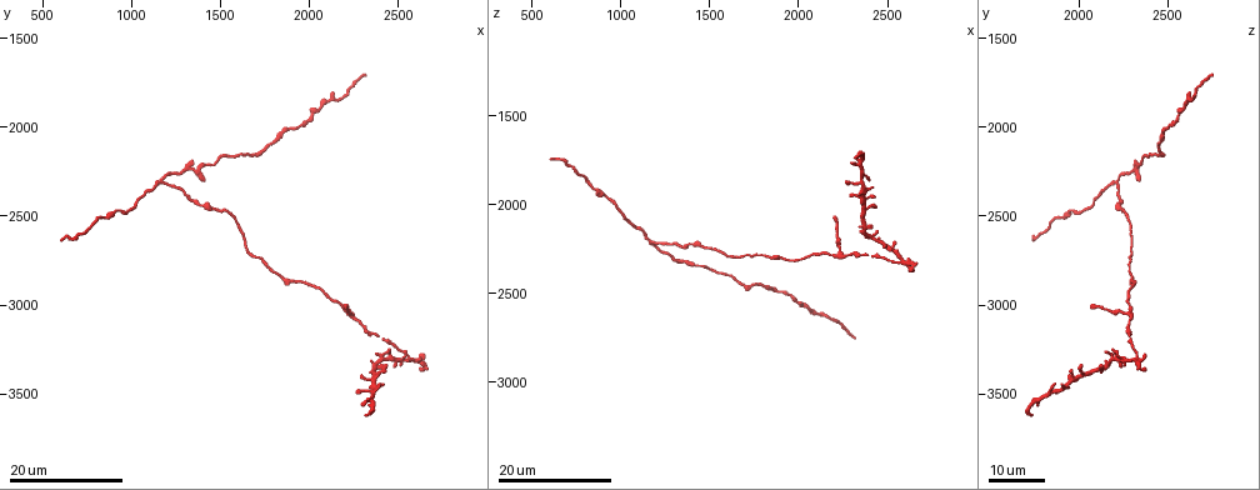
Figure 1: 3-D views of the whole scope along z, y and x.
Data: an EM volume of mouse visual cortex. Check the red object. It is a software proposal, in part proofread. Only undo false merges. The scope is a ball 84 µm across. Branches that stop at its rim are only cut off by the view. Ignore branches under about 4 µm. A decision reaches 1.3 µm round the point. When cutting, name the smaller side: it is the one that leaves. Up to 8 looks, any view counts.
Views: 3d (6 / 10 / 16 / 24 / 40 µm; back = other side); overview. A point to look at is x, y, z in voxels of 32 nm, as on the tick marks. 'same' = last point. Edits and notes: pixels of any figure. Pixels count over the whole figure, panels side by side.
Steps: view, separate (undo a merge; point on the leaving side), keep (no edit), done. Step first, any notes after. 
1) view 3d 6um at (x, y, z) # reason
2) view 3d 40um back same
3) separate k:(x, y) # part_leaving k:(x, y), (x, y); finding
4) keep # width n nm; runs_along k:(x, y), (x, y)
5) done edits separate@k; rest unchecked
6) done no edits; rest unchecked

view 3d 24um at (2220, 3060, 2280)

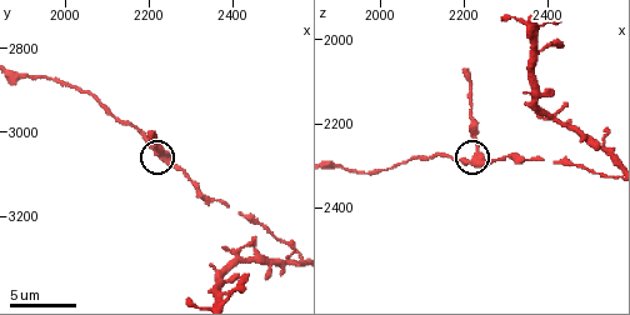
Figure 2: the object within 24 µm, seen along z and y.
view 3d 6um at (2235, 3050, 2270)

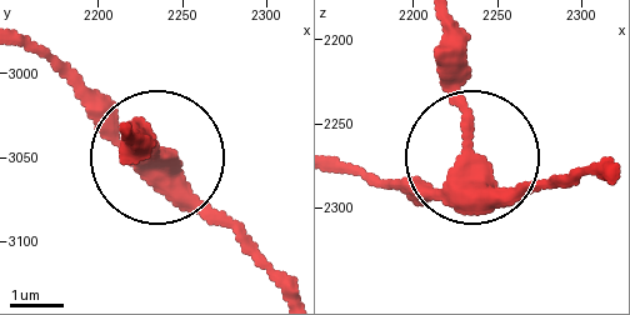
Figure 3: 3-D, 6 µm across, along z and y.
keep # runs_along 3:(346, 168), (449, 180), (466, 140), (454, 24); continuous, no second cell

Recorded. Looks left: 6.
view 3d 24um at (1160, 2300, 2220) # side arm on a straight run

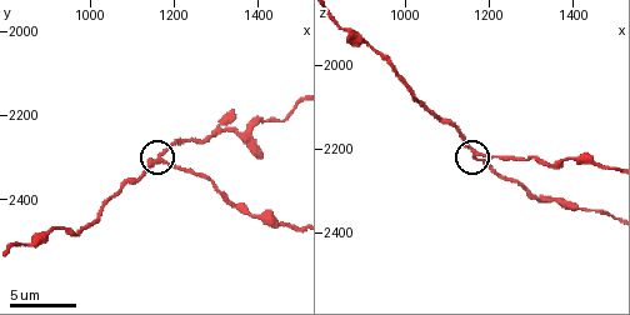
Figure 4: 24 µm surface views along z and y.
view 3d 6um at (1165, 2310, 2205) # closer look

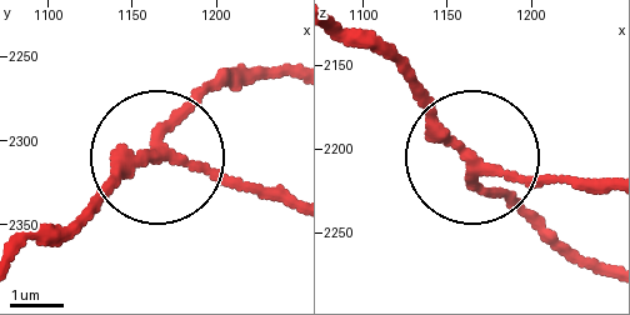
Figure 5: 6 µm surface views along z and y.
keep # width 210 nm; one cell here

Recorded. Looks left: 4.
view 3d 24um at (2140, 1840, 2620) # small branch off a trunk

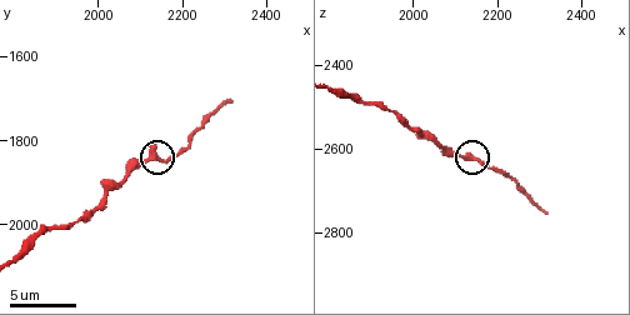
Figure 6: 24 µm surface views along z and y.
view 3d 6um at (2135, 1840, 2620) # zoom in

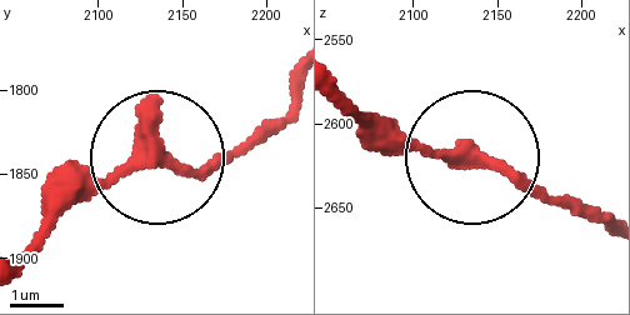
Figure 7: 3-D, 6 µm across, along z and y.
keep # arms 3; one cell here

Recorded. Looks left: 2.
view 3d 16um at (1330, 2235, 2325)

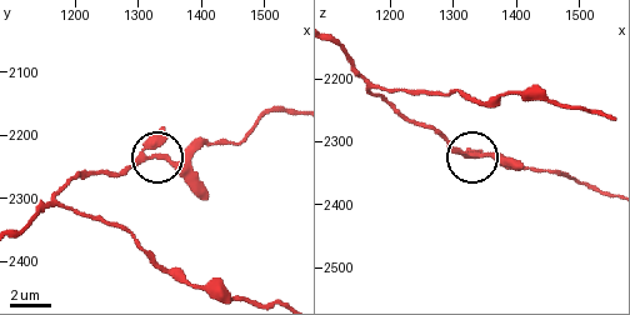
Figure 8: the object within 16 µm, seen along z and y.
view 3d 6um at (1335, 2230, 2325)

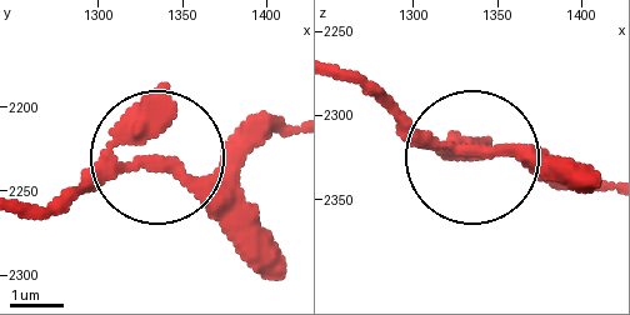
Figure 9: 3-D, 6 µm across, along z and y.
keep # arms 3; one cell here

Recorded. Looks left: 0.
done no edits; rest unchecked

